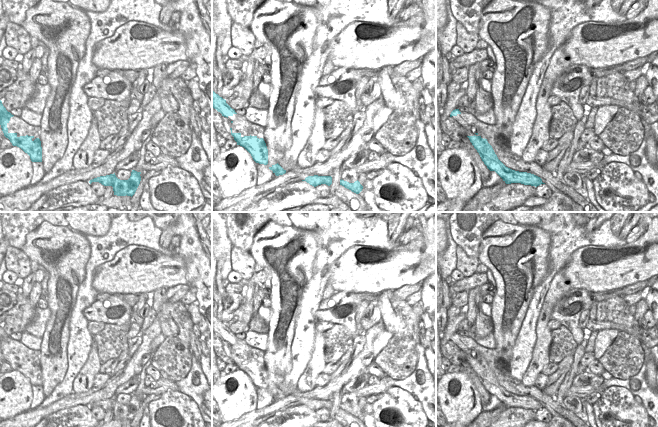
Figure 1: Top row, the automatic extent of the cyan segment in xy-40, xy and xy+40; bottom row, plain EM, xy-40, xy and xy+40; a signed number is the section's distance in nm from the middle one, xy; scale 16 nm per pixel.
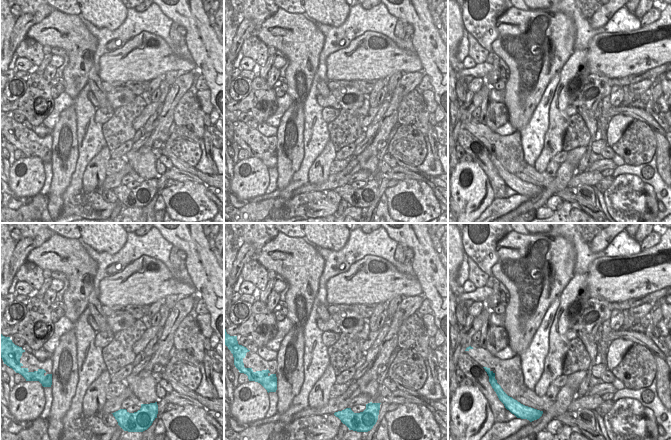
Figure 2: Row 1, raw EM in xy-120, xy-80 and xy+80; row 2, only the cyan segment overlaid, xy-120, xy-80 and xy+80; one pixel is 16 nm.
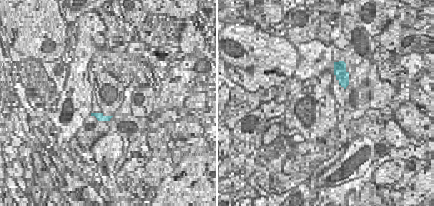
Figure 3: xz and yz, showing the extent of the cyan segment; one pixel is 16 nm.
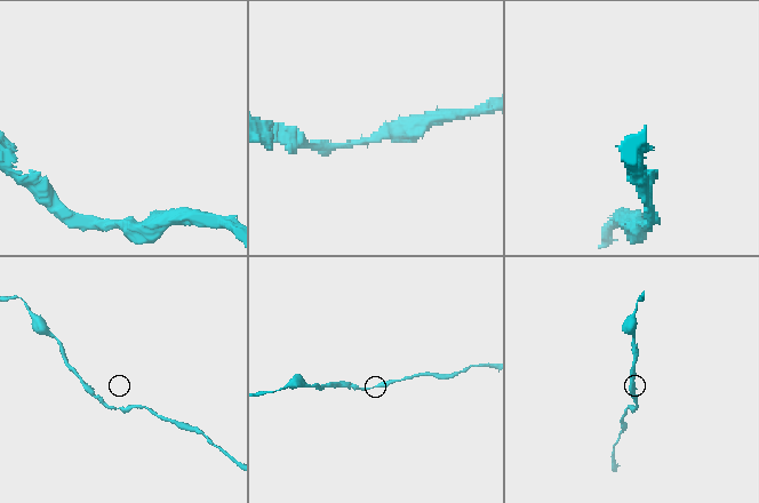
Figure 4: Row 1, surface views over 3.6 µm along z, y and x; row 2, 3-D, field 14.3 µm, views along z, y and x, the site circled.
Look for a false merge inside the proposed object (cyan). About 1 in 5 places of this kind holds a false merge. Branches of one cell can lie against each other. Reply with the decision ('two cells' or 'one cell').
one cell

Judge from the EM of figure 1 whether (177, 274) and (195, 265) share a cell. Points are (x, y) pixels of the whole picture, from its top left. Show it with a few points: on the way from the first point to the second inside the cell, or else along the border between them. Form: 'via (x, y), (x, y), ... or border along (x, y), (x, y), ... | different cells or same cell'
border along (177, 253), (185, 262), (185, 279), (188, 284) | different cells

